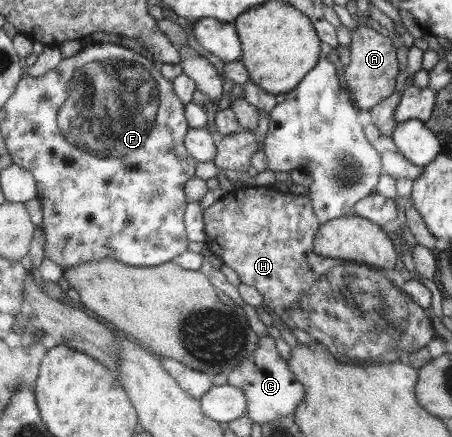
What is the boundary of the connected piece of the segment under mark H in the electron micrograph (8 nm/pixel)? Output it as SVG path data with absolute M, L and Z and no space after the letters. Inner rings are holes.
M260 184L237 190L228 188L223 197L203 210L206 235L203 243L225 267L238 275L240 283L261 294L263 306L268 307L277 321L290 330L299 328L311 333L321 344L337 351L343 363L346 359L371 364L404 361L412 352L429 343L434 329L431 329L423 309L401 289L396 275L389 270L315 253L314 238L321 224L315 216L312 202L303 194L283 193L283 190L267 189Z

